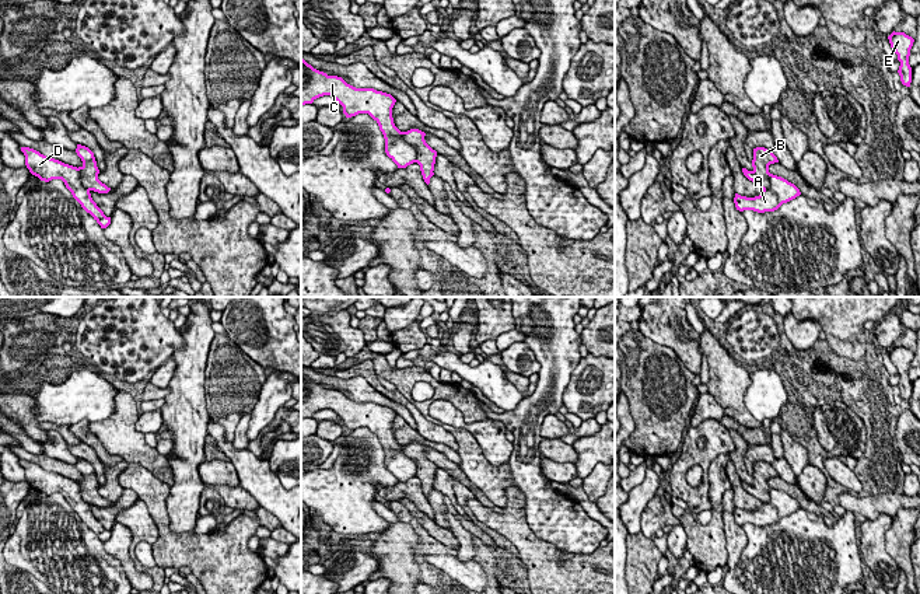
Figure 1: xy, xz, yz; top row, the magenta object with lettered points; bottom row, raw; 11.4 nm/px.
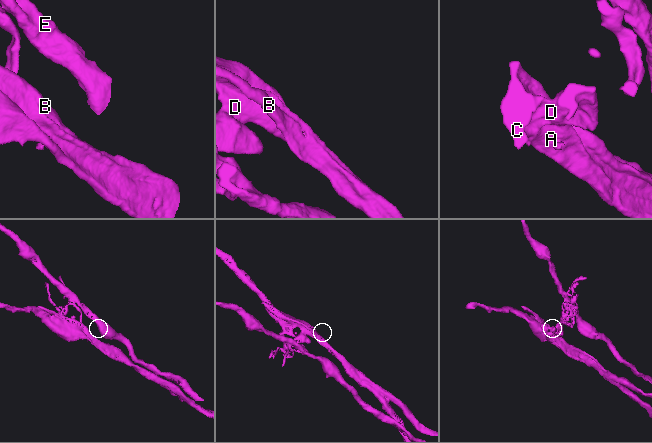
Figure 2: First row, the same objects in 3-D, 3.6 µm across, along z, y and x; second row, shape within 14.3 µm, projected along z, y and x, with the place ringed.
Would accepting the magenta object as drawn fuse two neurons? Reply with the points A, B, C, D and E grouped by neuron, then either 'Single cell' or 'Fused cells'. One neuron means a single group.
Groups: A C D E / B. Fused cells

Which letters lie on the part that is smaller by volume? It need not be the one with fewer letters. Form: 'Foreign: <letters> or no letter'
Foreign: B

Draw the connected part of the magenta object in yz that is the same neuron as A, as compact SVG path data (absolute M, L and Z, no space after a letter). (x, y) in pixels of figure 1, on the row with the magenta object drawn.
M770 174L770 186L763 189L759 196L746 198L735 193L734 203L737 210L753 210L758 213L774 212L783 203L787 203L801 195L800 189L787 179Z

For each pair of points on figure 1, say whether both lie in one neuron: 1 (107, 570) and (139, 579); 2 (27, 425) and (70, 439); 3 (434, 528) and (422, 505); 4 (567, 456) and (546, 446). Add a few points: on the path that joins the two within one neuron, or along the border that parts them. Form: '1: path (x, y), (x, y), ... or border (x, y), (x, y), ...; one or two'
1: border (105, 552), (121, 563), (129, 579); two
2: path (38, 426), (59, 427); one
3: border (399, 500), (409, 499), (434, 521); two
4: path (562, 453), (552, 449); one

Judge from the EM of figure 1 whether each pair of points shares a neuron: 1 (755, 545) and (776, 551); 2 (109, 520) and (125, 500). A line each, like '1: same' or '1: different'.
1: same
2: same

